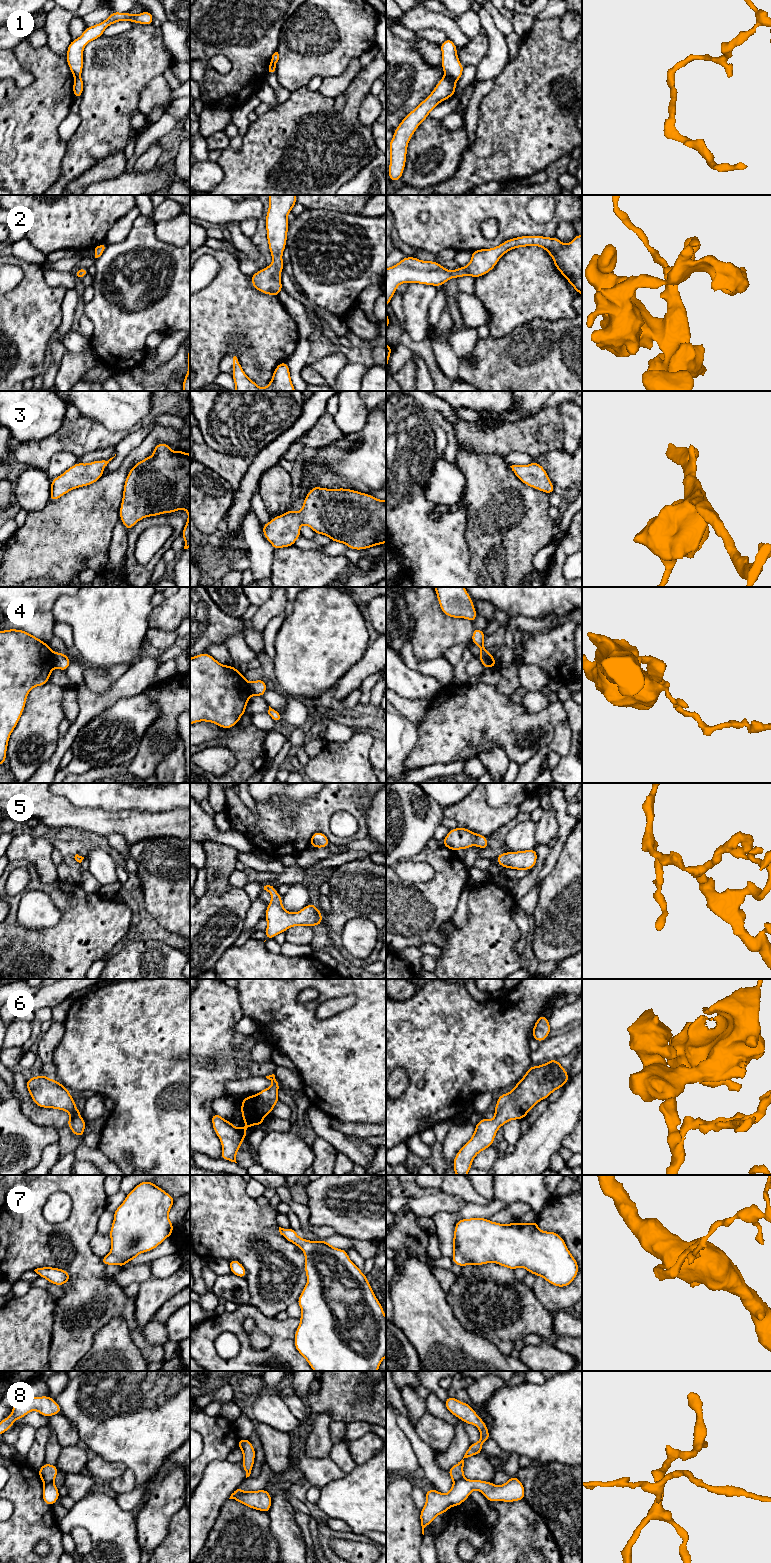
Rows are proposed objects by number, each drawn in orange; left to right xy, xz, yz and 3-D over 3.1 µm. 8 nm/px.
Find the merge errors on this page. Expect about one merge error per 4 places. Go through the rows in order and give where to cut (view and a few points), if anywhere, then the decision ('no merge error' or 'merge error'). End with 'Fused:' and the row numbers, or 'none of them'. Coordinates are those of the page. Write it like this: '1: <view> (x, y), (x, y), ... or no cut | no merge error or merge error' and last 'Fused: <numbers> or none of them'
1: yz (445, 74), (455, 81) | merge error
2: no cut | no merge error
3: no cut | no merge error
4: xy (53, 653), (54, 667) | merge error
5: no cut | no merge error
6: no cut | no merge error
7: no cut | no merge error
8: yz (463, 1477), (454, 1482) | merge error
Fused: 1, 4, 8

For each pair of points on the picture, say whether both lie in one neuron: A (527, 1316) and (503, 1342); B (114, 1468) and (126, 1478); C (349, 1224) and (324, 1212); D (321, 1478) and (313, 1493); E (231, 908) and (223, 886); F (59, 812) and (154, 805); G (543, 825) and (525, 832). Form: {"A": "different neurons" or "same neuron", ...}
{"A": "same neuron", "B": "different neurons", "C": "same neuron", "D": "different neurons", "E": "different neurons", "F": "different neurons", "G": "different neurons"}

